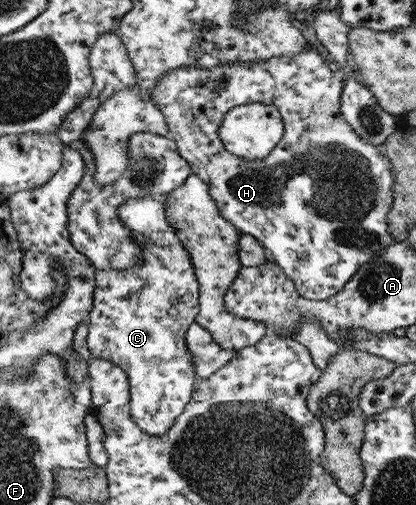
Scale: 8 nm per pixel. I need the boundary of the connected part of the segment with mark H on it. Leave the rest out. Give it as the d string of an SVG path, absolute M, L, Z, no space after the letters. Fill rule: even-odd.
M309 45L305 51L301 51L296 56L271 57L270 59L260 60L260 62L248 62L248 64L242 64L242 62L219 64L218 66L201 67L200 69L179 67L161 77L155 84L153 95L151 95L154 97L154 103L168 117L169 134L180 147L181 156L185 157L185 160L192 163L194 167L199 167L197 176L209 185L209 194L215 201L216 208L220 210L222 218L226 222L230 222L234 228L238 229L238 232L249 234L258 239L258 242L269 251L270 257L296 283L301 296L314 301L328 299L334 296L336 292L340 292L357 275L358 269L364 266L367 261L373 260L374 257L380 255L380 252L386 251L390 245L398 243L394 240L394 235L390 234L389 225L390 209L393 208L393 201L396 199L396 192L394 191L396 176L392 171L390 160L382 153L380 147L367 142L356 132L347 121L345 114L340 113L340 93L342 93L342 85L338 83L338 79L334 79L334 73L330 71L328 64L324 63L322 55ZM258 102L275 105L280 110L281 116L284 118L286 137L278 141L277 147L270 152L266 159L251 162L230 153L225 148L225 144L218 133L218 128L224 121L225 115L234 108Z

